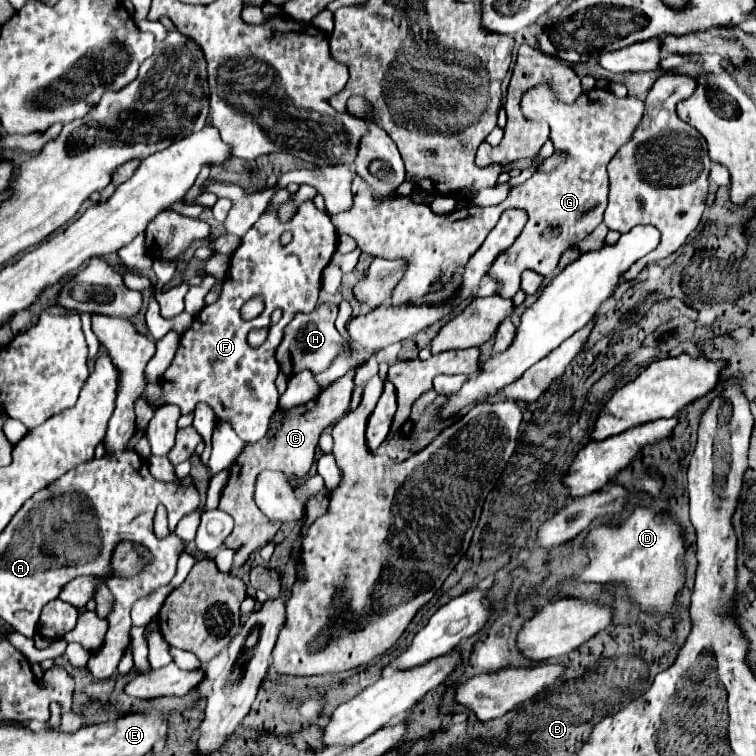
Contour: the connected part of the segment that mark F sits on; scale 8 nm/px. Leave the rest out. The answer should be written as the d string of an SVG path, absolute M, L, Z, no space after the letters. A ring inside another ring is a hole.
M277 189L271 199L273 211L263 213L241 239L241 245L231 257L221 297L213 305L203 307L193 319L193 325L181 335L181 345L171 367L163 373L163 397L159 399L163 405L173 403L181 407L181 413L191 413L199 401L205 401L217 411L213 405L215 399L225 409L225 419L233 425L235 433L247 443L267 435L269 419L277 411L279 393L275 377L279 365L275 361L275 349L279 339L283 339L283 327L291 323L295 313L310 313L315 309L321 289L321 271L337 245L337 231L331 217L319 211L313 201L305 201L287 223L279 221L277 207L287 197L287 189ZM285 231L291 231L293 239L281 245L281 235ZM255 295L263 297L265 309L255 319L247 321L241 317L241 307ZM277 313L279 317L275 319ZM259 327L269 329L267 341L259 347L251 347L247 334Z

